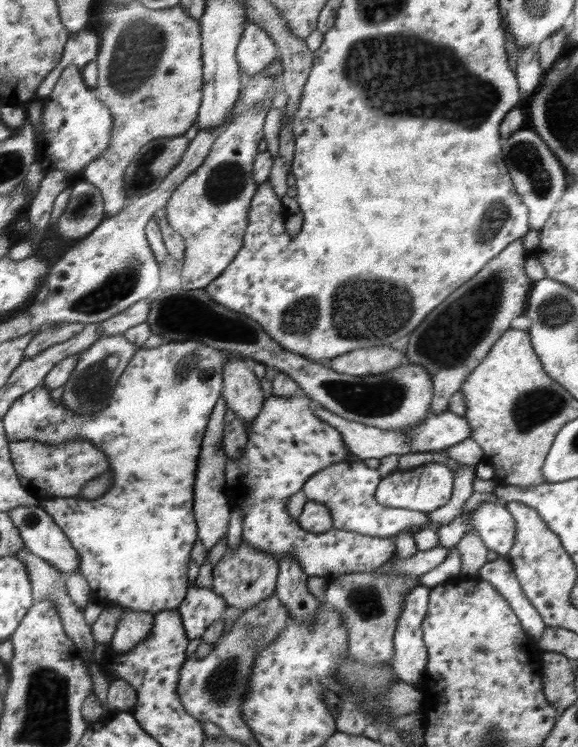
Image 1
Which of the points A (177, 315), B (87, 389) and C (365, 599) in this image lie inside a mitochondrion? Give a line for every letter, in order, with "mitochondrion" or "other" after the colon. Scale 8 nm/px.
A: mitochondrion
B: mitochondrion
C: mitochondrion

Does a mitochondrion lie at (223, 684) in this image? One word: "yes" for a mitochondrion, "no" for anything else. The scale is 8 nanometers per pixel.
yes

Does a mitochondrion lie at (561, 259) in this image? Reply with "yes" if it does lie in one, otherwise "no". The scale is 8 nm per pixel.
no

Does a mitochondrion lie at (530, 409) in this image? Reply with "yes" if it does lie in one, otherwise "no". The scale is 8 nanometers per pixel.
yes

